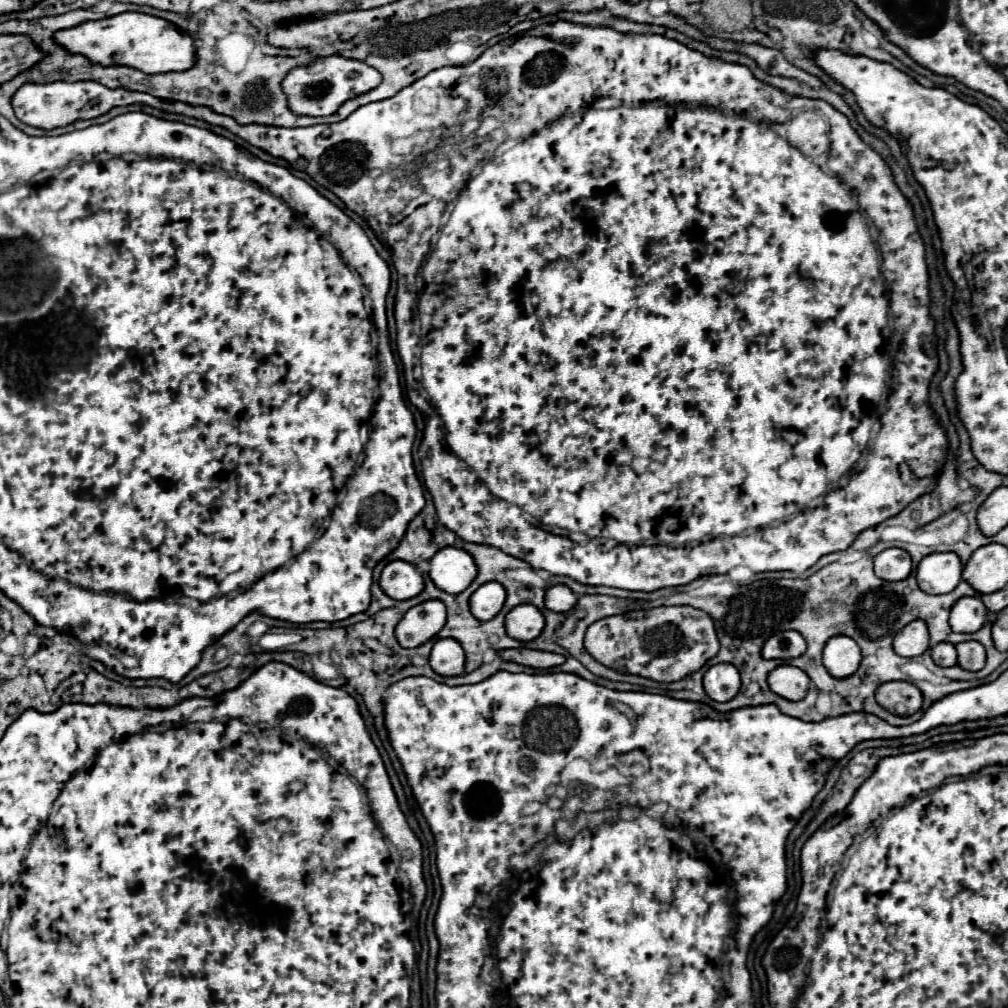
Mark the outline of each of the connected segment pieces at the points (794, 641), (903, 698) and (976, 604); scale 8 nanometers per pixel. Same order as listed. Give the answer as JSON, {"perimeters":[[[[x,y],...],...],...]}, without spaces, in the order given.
{"perimeters":[[[[794,630],[774,634],[762,646],[762,658],[764,660],[772,660],[772,658],[788,660],[788,658],[798,658],[804,652],[806,652],[806,640],[802,638],[800,632],[794,632]]],[[[886,682],[876,688],[876,700],[890,714],[912,716],[922,706],[922,694],[912,682]]],[[[960,598],[950,612],[950,626],[954,632],[972,634],[986,622],[986,608],[980,598]]]]}

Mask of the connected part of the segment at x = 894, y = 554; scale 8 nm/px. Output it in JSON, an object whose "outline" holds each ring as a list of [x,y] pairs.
{"outline":[[[888,548],[874,558],[874,572],[882,580],[904,580],[912,570],[912,560],[902,548]]]}

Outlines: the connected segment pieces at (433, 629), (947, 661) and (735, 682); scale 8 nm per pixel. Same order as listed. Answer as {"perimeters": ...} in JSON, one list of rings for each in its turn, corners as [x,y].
{"perimeters":[[[[428,600],[410,608],[396,626],[402,648],[416,648],[436,636],[446,624],[446,608],[440,600]]],[[[938,644],[932,648],[932,660],[938,666],[956,666],[956,648],[954,644]]],[[[716,664],[704,674],[704,690],[716,702],[732,700],[740,690],[740,674],[732,664]]]]}

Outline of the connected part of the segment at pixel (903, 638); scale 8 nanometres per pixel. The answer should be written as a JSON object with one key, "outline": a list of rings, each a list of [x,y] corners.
{"outline":[[[914,620],[906,624],[896,636],[894,636],[894,652],[898,656],[916,658],[924,654],[928,648],[928,628],[922,620]]]}

